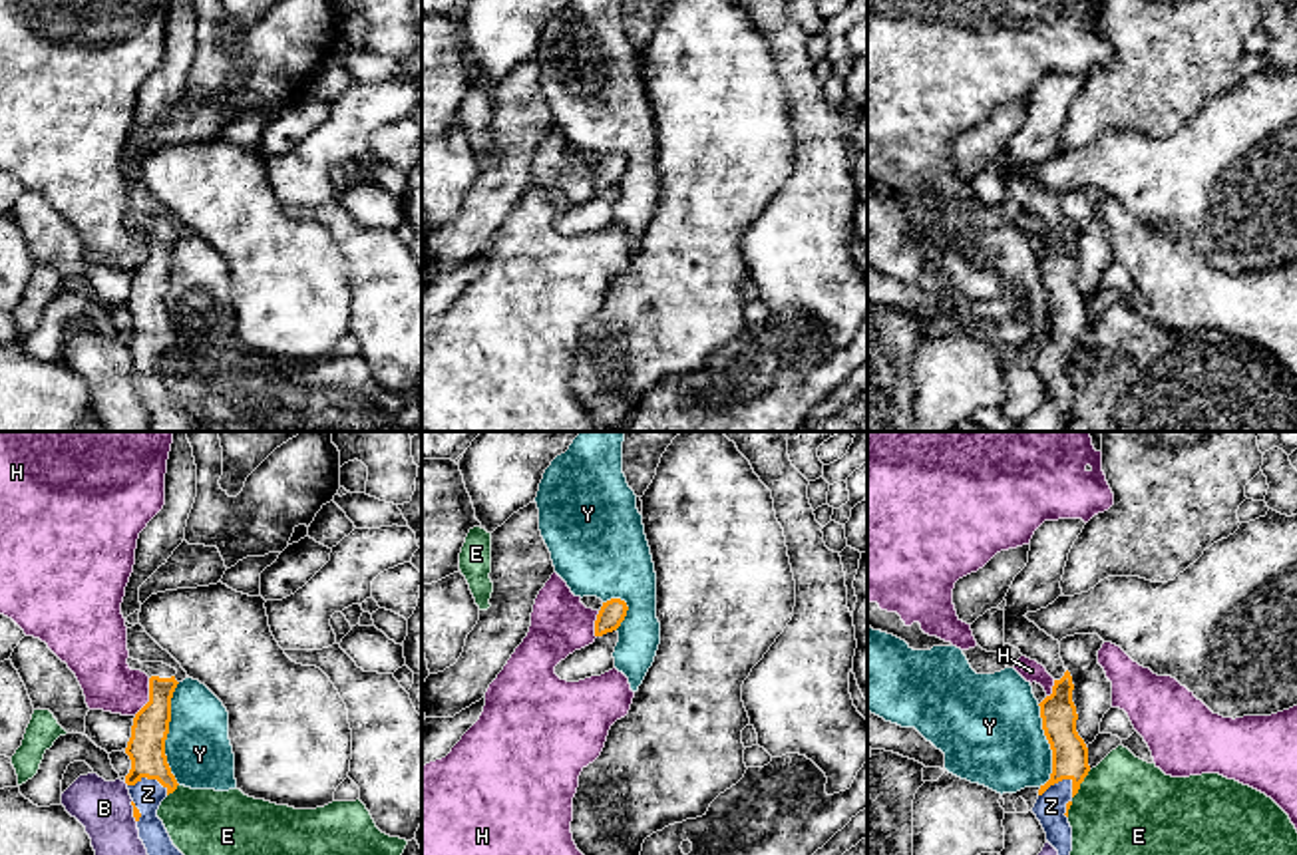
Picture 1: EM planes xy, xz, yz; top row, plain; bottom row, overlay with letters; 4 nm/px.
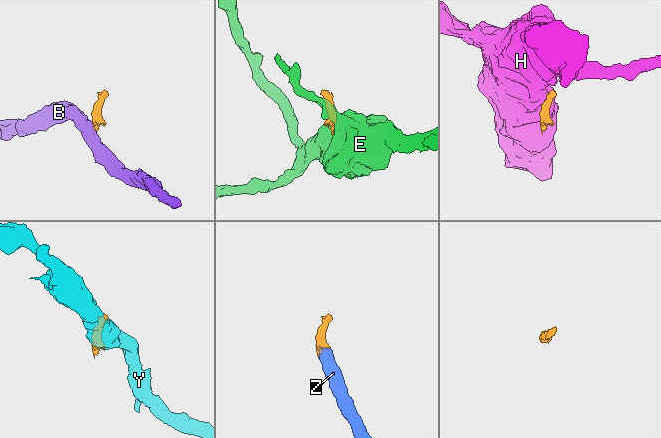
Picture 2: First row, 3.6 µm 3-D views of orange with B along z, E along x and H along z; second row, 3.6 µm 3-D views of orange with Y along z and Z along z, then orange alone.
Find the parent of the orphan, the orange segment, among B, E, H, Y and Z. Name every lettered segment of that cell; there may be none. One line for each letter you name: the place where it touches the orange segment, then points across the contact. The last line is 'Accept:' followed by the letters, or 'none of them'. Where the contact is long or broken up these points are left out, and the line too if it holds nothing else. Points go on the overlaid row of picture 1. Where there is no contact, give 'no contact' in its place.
Z: contact yz (1055, 782); way yz (1059, 720), (1063, 774), (1055, 782), (1051, 806)
Accept: Z

